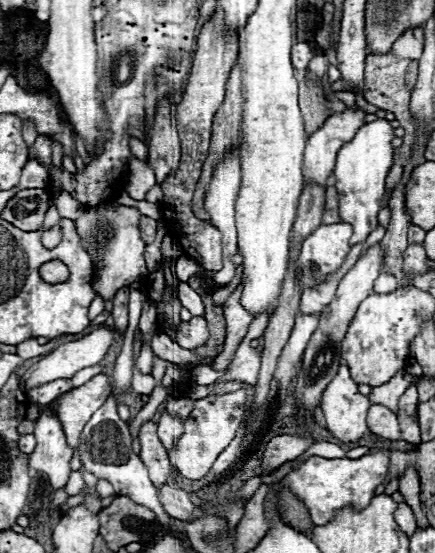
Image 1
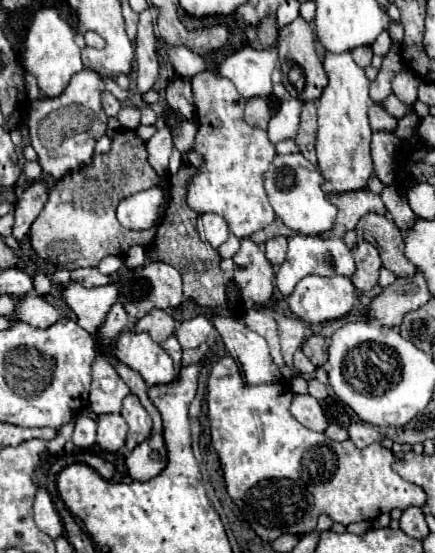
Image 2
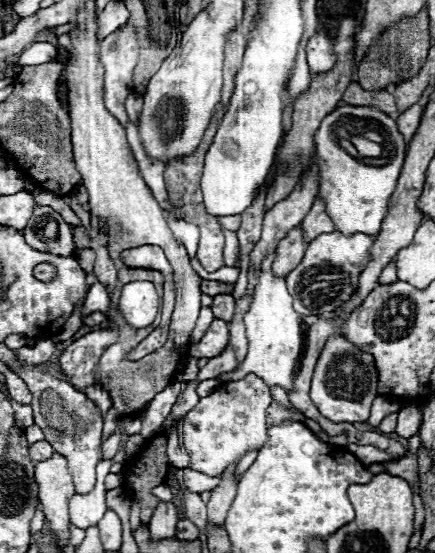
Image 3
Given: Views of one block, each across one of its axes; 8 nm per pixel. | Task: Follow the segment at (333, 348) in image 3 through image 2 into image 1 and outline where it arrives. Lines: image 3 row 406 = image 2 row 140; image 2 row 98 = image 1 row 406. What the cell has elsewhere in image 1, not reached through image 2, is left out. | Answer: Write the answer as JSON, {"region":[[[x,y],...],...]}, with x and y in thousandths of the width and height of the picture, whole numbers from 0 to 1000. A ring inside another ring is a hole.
{"region":[[[782,662],[772,680],[763,684],[763,691],[749,698],[749,705],[740,709],[740,723],[736,723],[736,738],[745,745],[745,756],[749,756],[749,774],[772,788],[782,792],[786,799],[814,799],[823,792],[832,792],[832,785],[846,778],[841,770],[841,749],[846,749],[846,738],[855,734],[855,727],[832,716],[823,709],[823,694],[805,684],[805,669],[800,662]]]}

